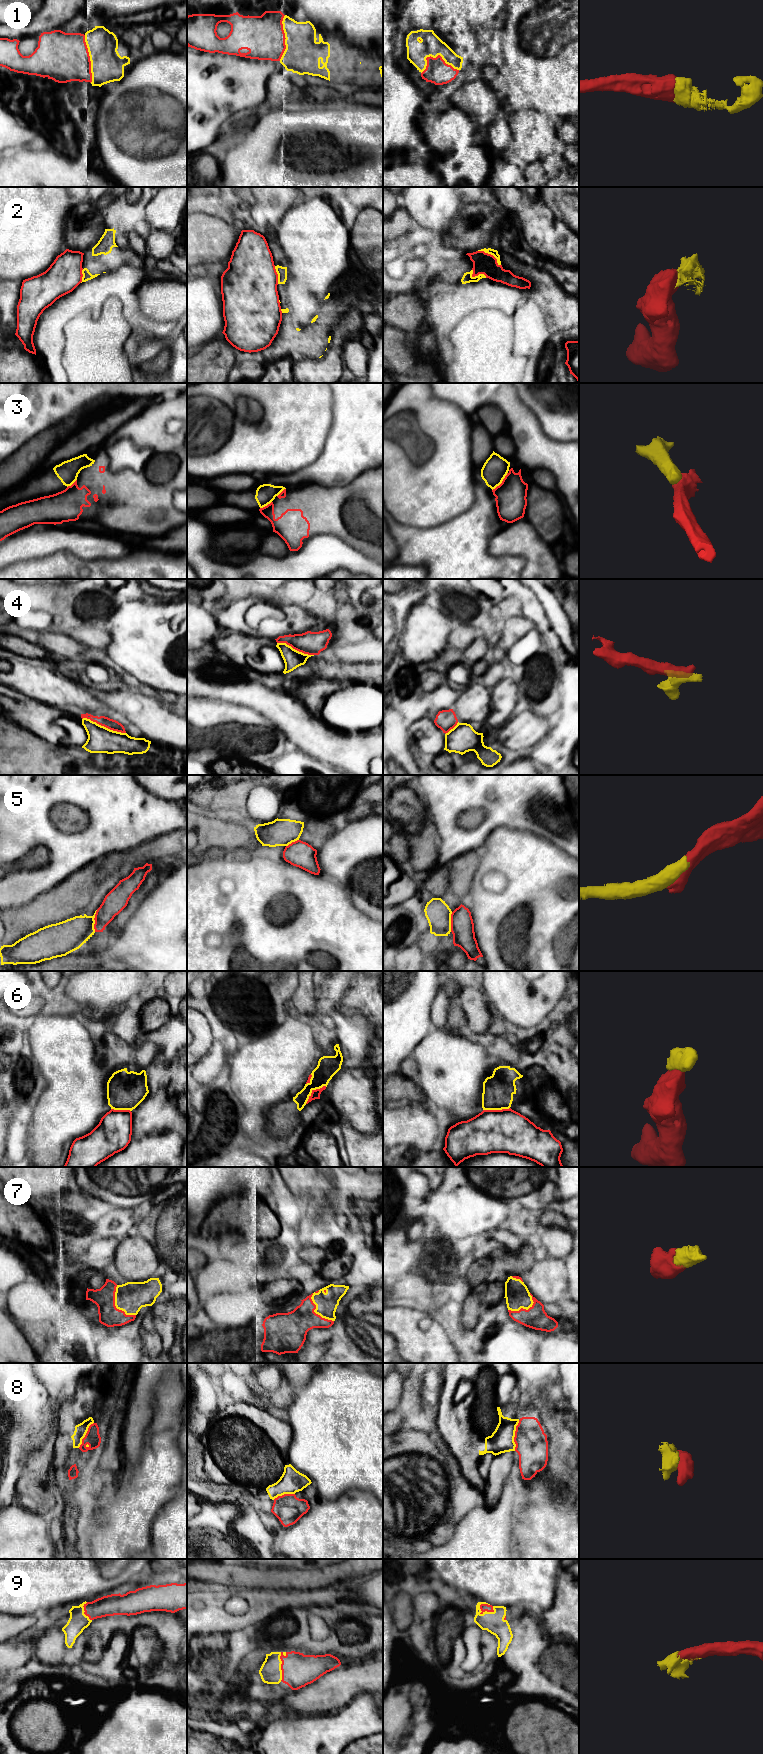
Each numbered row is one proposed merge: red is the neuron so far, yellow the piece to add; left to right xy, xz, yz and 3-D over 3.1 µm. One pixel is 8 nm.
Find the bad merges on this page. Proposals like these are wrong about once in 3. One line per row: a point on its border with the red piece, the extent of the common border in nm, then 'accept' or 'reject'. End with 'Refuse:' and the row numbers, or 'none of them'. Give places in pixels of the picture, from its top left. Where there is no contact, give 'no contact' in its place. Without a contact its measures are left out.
1: contact yz (436, 57); length 300 nm; accept
2: contact yz (490, 254); length 220 nm; reject
3: contact yz (502, 482); length 200 nm; reject
4: contact xy (104, 726); length 380 nm; reject
5: contact xy (95, 921); length 180 nm; reject
6: contact xz (313, 1090); length 220 nm; reject
7: contact xz (314, 1312); length 280 nm; accept
8: contact yz (515, 1435); length 260 nm; reject
9: contact yz (485, 1610); length 140 nm; accept
Refuse: 2, 3, 4, 5, 6, 8

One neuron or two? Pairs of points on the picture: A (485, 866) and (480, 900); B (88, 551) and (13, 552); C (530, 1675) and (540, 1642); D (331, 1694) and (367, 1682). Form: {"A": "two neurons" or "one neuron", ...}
{"A": "one neuron", "B": "one neuron", "C": "one neuron", "D": "one neuron"}

